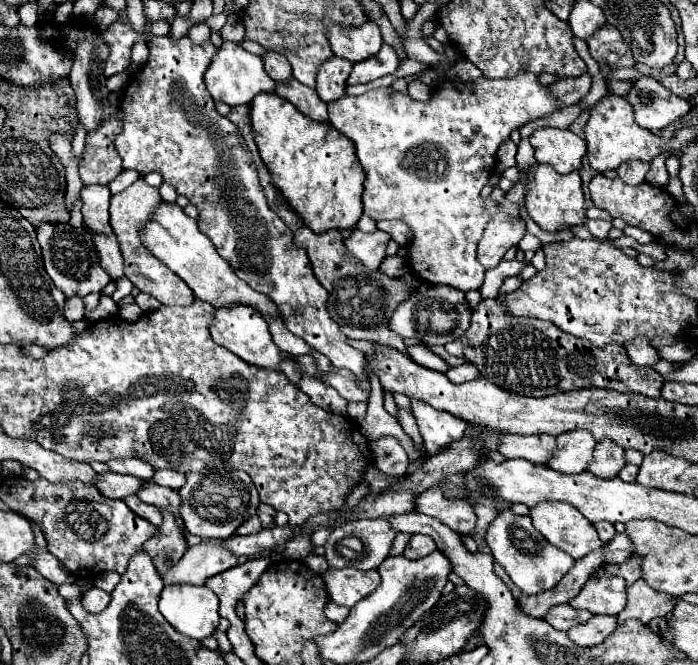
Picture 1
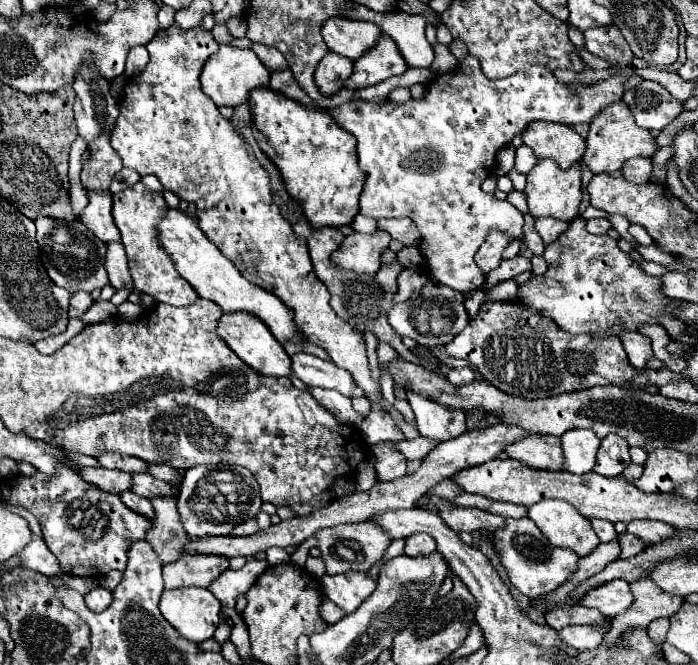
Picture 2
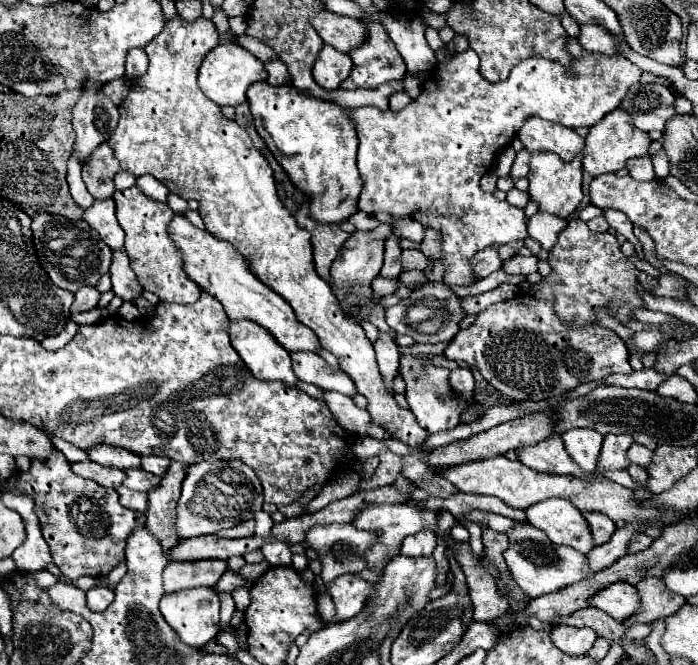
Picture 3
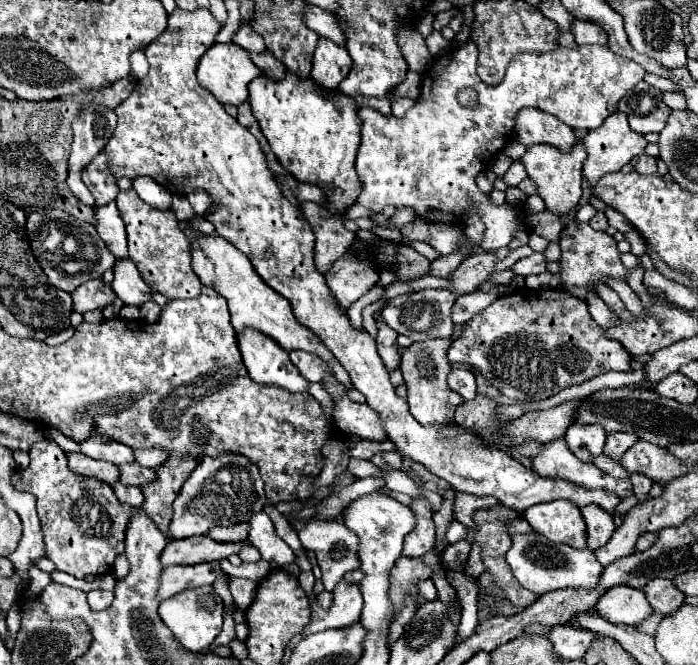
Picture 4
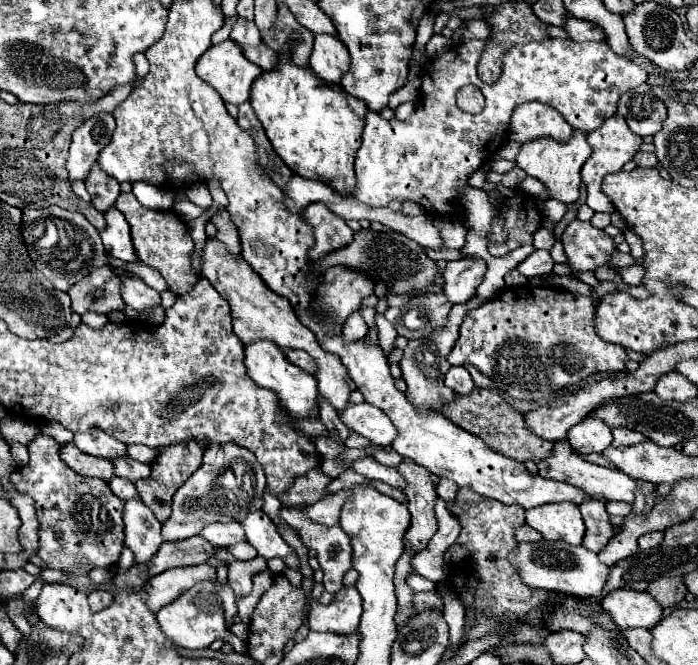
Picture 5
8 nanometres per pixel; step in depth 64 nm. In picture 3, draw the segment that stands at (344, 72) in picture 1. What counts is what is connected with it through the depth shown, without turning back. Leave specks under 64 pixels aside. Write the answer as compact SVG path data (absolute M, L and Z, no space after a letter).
M324 44L322 50L318 52L316 64L314 64L314 80L318 86L326 90L336 90L350 74L352 62L350 56Z

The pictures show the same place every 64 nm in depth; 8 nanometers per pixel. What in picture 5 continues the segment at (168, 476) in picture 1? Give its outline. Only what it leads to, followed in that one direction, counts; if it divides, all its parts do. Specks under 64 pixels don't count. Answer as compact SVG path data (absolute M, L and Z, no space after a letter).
M128 444L128 456L138 460L138 462L146 462L150 464L156 458L156 450L142 446L142 444Z

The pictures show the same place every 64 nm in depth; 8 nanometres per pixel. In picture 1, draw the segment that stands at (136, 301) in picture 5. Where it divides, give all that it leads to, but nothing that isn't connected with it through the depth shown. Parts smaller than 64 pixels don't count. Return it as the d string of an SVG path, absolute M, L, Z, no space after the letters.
M92 234L92 236L94 236L94 244L98 246L102 268L110 274L114 282L118 282L120 278L124 278L124 258L122 258L118 240L114 236L110 238L100 236L100 234Z

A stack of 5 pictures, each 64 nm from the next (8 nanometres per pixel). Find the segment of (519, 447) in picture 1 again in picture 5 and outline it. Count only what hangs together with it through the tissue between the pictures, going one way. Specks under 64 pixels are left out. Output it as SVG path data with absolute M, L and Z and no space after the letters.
M556 442L554 450L552 450L552 458L540 462L538 470L540 470L538 474L542 478L552 478L552 480L560 480L560 482L572 484L572 486L580 488L582 492L586 492L590 498L598 498L598 500L606 500L606 502L614 502L616 500L616 502L632 504L634 498L636 498L636 490L638 490L636 480L630 478L628 474L624 474L620 470L612 470L612 468L604 468L604 466L598 466L598 464L592 464L592 462L582 460L580 456L574 456L570 452L568 442Z

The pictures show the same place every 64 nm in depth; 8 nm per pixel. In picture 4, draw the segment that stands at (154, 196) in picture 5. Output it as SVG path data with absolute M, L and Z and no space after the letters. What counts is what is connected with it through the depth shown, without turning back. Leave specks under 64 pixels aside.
M152 178L134 180L134 190L146 204L150 204L158 210L168 210L172 206L172 194L158 182L154 182Z

